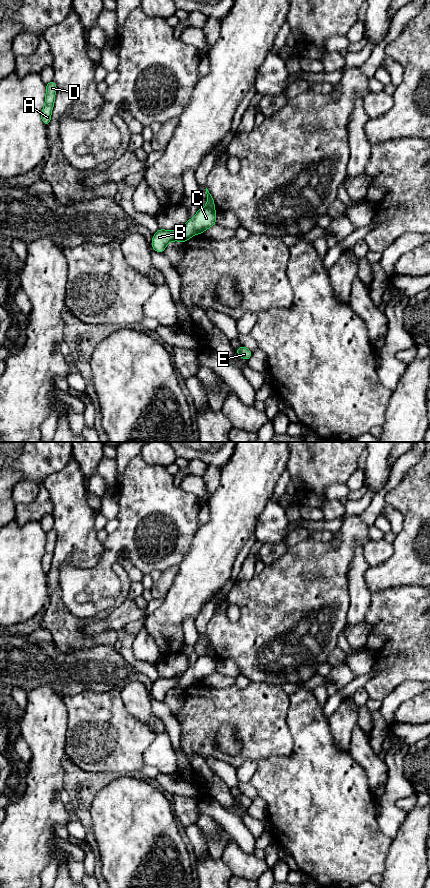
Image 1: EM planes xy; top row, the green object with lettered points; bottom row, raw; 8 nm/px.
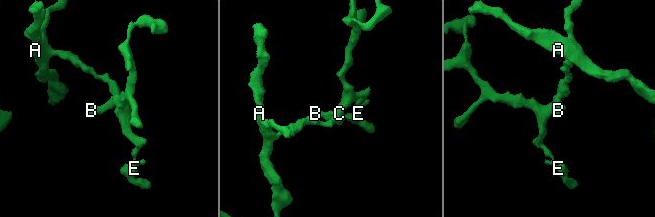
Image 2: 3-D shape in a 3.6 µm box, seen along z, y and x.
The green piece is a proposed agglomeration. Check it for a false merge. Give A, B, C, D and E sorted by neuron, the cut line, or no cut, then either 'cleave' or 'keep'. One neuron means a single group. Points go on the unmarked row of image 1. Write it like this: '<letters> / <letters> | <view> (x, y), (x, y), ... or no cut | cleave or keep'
A D / B C E | xy (205, 654), (214, 658) | cleave

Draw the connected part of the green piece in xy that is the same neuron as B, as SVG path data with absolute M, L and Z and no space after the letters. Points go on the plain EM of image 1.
M204 655L198 657L196 663L189 667L179 679L159 677L152 686L151 694L159 701L162 701L166 693L171 689L180 689L184 691L196 682L202 682L216 671L216 659Z

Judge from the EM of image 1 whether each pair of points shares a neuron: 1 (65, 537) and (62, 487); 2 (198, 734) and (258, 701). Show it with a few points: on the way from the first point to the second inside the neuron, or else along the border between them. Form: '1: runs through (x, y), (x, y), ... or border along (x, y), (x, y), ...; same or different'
1: runs through (65, 525), (65, 499); same
2: runs through (213, 719), (226, 706), (243, 706); same

